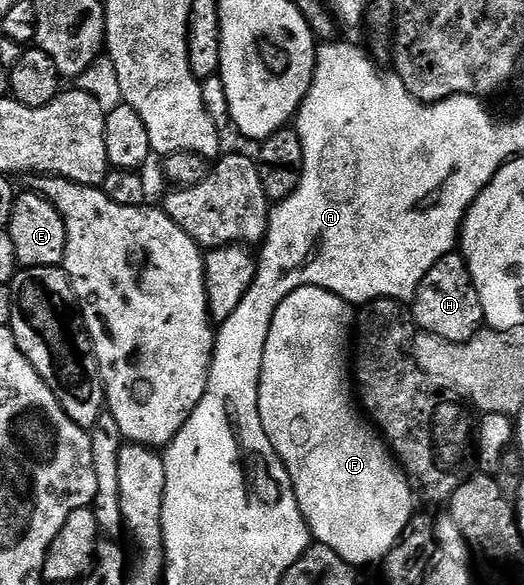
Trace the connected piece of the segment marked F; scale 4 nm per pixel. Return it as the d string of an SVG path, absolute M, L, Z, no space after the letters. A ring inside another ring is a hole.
M301 287L292 292L278 306L272 317L272 325L264 349L258 404L260 405L262 424L268 433L268 437L274 440L274 448L277 449L284 462L292 468L294 491L298 494L298 504L302 506L302 511L306 515L306 521L310 525L313 538L319 543L326 543L332 549L336 549L336 553L340 553L340 557L344 557L344 561L362 569L365 568L365 563L377 564L385 558L387 553L398 543L398 540L406 535L411 519L416 514L416 508L414 508L416 491L412 486L410 476L406 474L402 464L398 462L394 452L391 451L389 443L376 430L375 424L360 410L360 403L356 398L356 387L352 382L352 363L350 360L352 355L352 328L355 326L354 315L350 312L349 305L338 295L341 294L337 290L325 287Z

